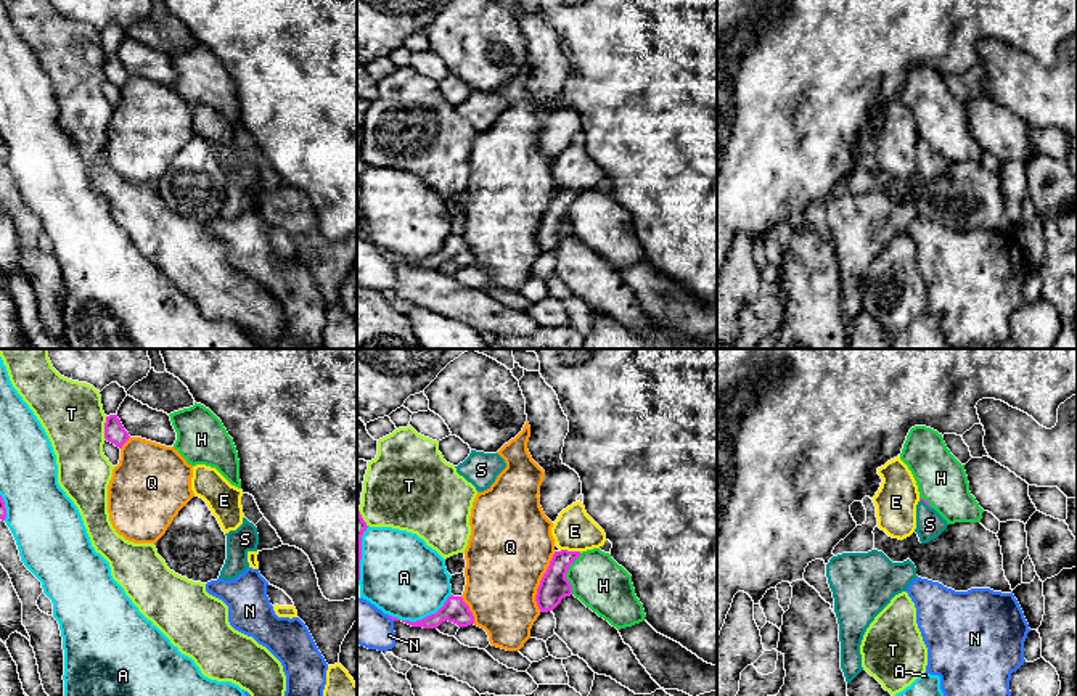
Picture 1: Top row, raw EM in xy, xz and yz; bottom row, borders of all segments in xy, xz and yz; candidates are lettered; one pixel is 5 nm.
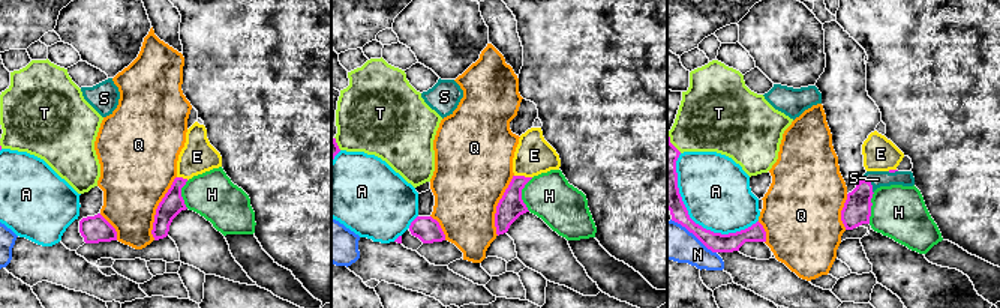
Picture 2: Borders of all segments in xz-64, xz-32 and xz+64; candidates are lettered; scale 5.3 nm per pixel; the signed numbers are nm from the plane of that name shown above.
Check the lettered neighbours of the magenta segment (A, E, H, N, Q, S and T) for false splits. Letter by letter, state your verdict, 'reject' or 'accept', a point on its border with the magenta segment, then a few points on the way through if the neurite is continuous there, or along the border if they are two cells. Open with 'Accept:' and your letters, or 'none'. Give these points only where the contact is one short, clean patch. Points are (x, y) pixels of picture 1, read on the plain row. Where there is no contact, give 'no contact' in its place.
Accept: S
A: reject | xz (421, 259)
E: reject | xz (571, 192) | along xz (560, 190), (581, 192)
H: reject | xz (566, 212)
N: reject | xz (389, 256) | along xz (386, 254), (393, 261)
Q: reject | xz (540, 222)
S: accept | yz (925, 142) | across yz (920, 139), (925, 142), (925, 155), (929, 164)
T: reject | xy (105, 68)

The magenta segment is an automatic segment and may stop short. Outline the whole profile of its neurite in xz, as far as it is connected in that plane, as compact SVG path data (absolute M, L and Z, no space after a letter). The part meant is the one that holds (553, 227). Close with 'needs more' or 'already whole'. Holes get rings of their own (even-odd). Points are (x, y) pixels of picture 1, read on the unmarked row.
M555 191L547 212L537 228L535 241L540 252L553 251L563 238L572 235L572 225L566 219L569 206L580 196L580 191Z | already whole

